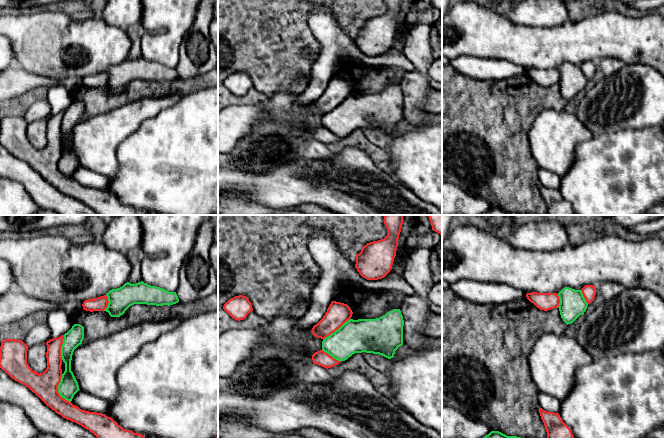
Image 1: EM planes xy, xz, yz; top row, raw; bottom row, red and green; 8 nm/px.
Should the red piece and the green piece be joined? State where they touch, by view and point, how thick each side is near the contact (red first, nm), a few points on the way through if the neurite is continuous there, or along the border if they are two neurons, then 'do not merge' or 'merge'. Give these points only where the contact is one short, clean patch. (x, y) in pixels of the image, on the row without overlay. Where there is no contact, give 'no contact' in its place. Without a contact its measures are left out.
contact xy (57, 166); calibres 200 and 160 nm; merge

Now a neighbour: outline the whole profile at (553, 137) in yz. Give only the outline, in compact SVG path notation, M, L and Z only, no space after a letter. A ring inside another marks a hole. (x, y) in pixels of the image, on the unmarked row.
M547 109L533 121L528 133L532 157L538 167L564 176L575 158L576 146L592 138L576 114Z

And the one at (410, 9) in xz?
M402 0L396 30L409 27L421 12L431 7L431 0Z

